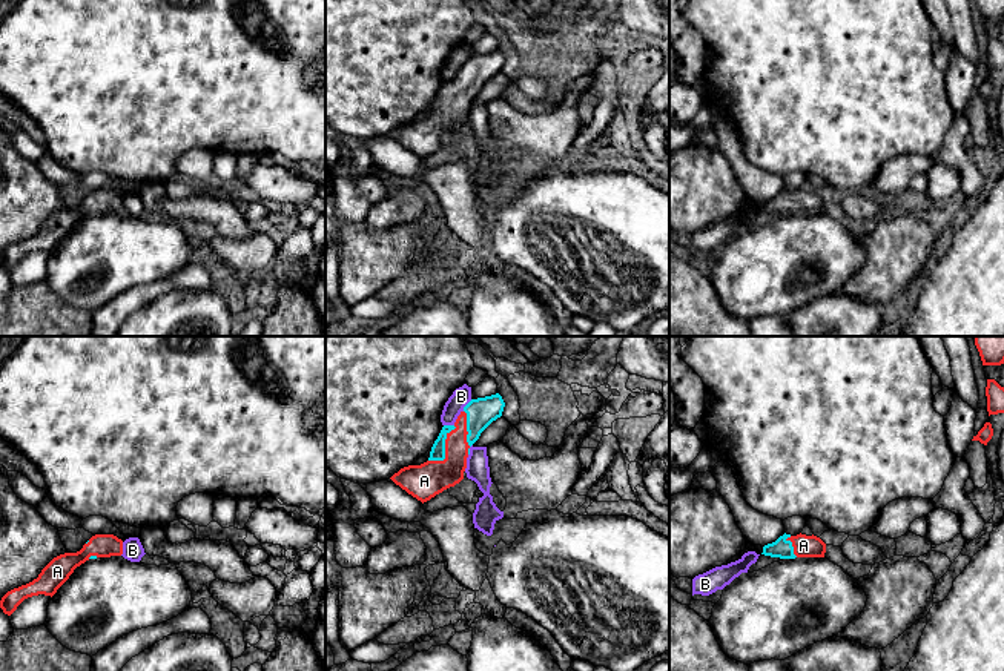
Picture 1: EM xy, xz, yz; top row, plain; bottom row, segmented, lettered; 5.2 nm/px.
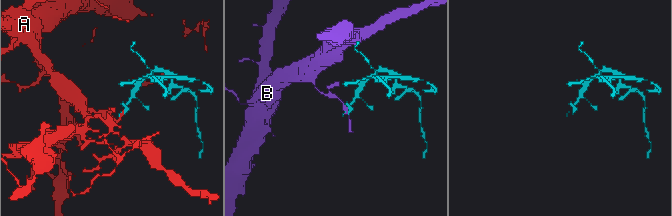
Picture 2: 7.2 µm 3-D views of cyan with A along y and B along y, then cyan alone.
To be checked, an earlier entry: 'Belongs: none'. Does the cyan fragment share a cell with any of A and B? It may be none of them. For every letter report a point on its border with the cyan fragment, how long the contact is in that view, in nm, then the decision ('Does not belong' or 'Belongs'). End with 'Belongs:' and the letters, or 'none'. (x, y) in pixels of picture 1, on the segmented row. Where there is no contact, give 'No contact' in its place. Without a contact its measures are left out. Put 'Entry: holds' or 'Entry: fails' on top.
Entry: fails
A: Touches cyan at xz (444, 450). Shared border 240 nm. Belongs
B: Touches cyan at xz (465, 406). Shared border 80 nm. Does not belong
Belongs: A

